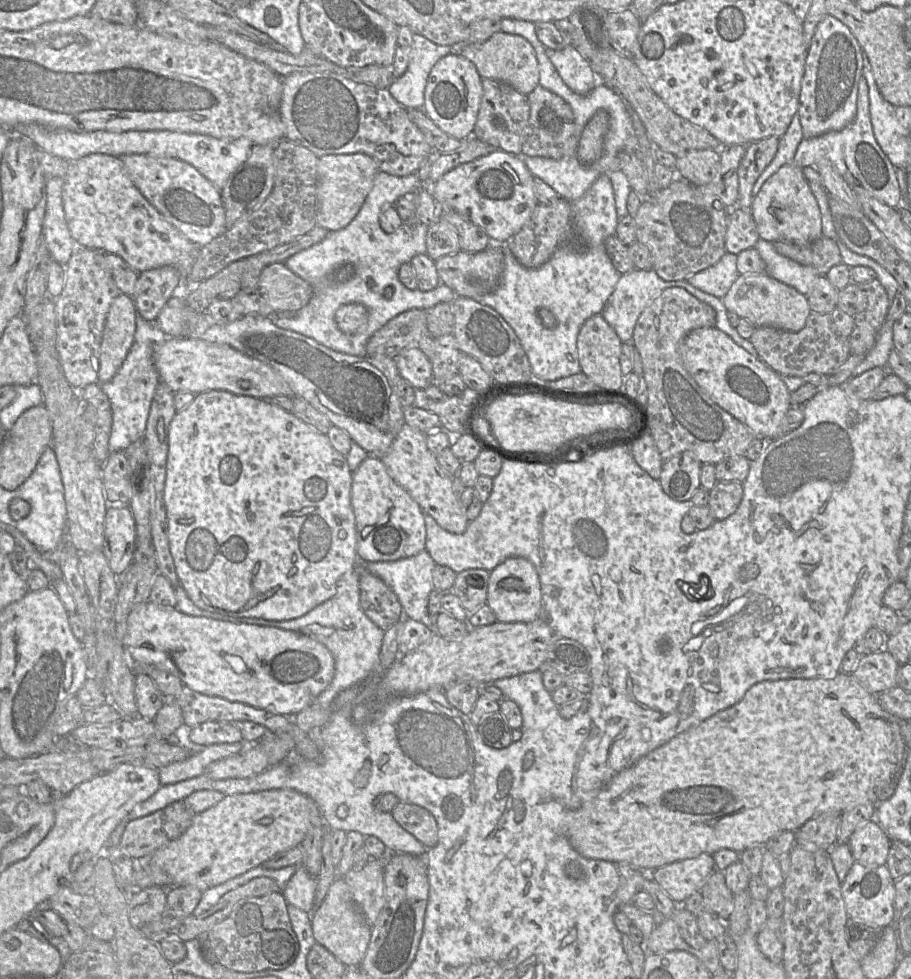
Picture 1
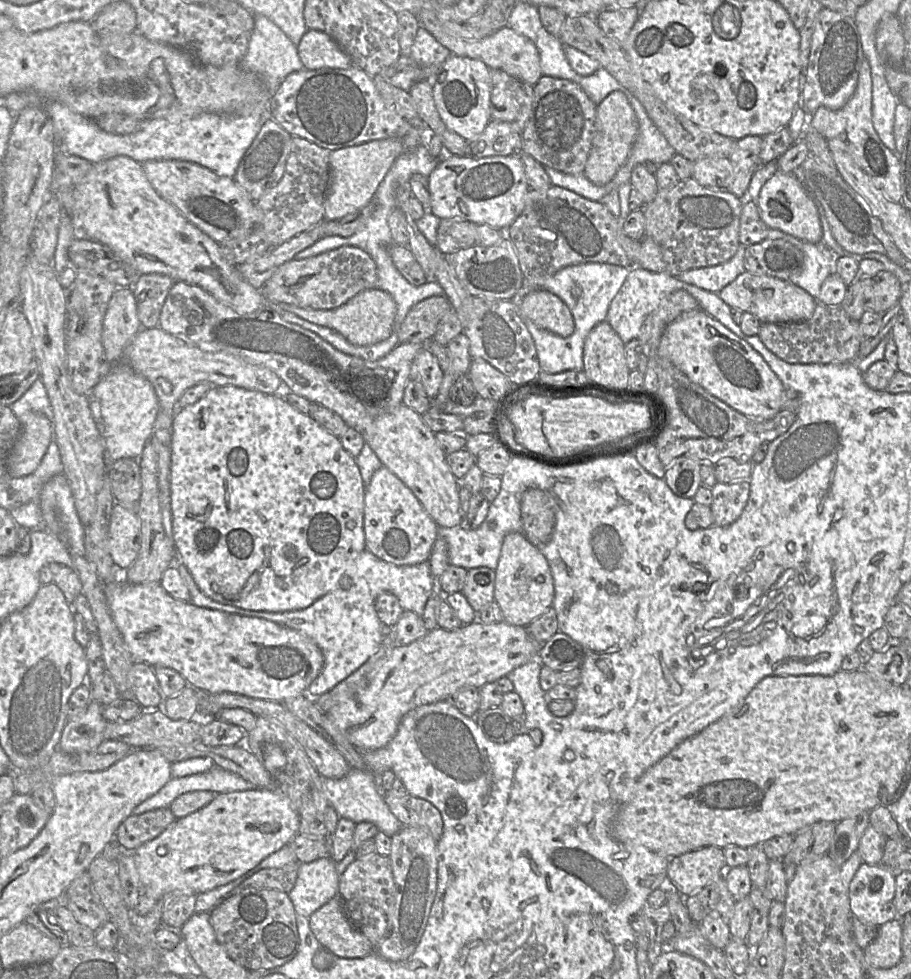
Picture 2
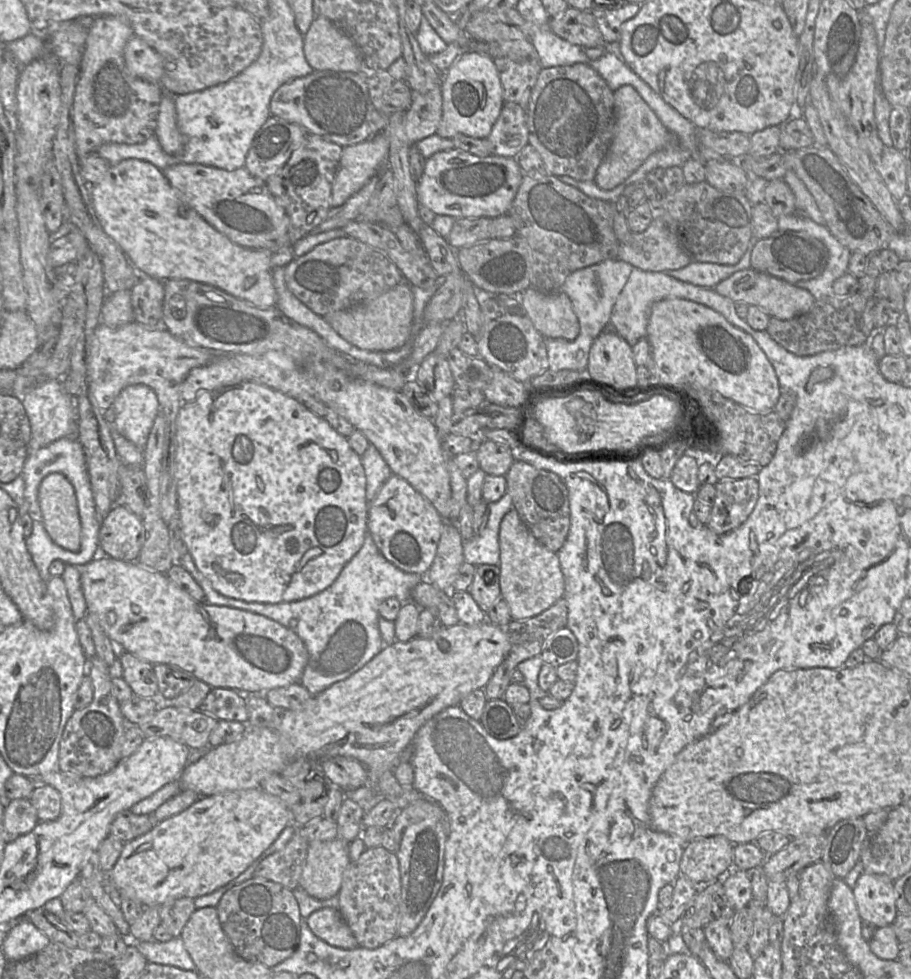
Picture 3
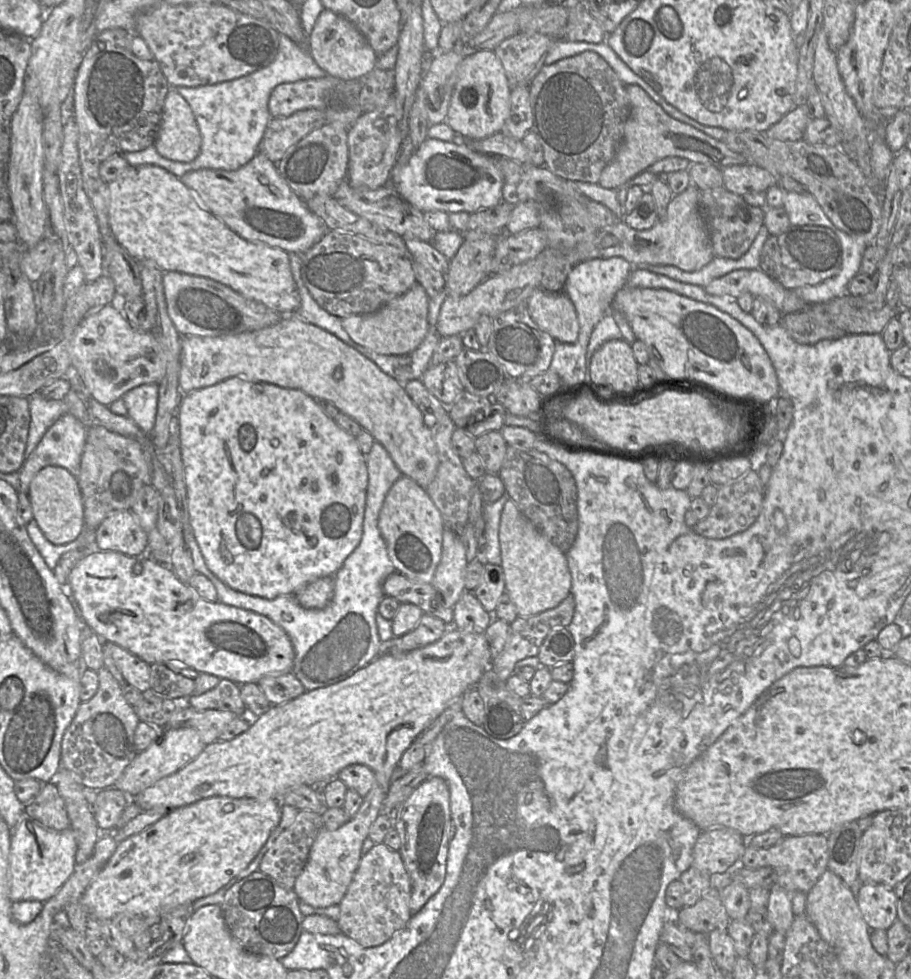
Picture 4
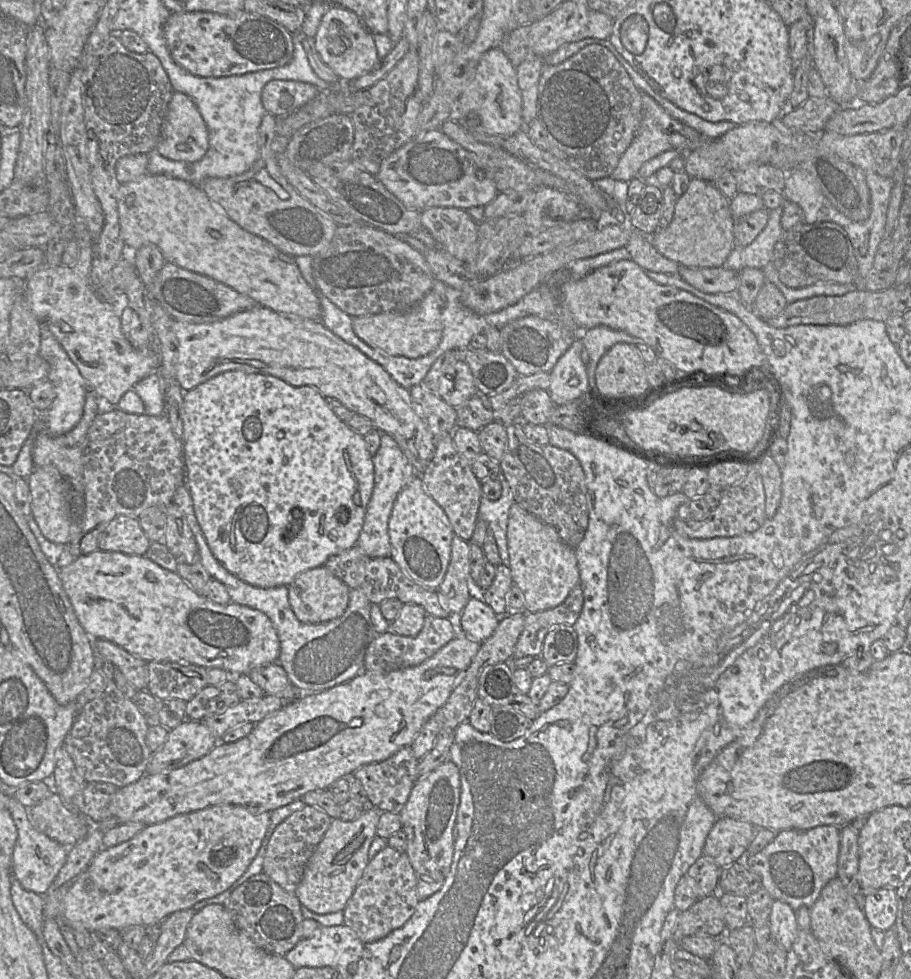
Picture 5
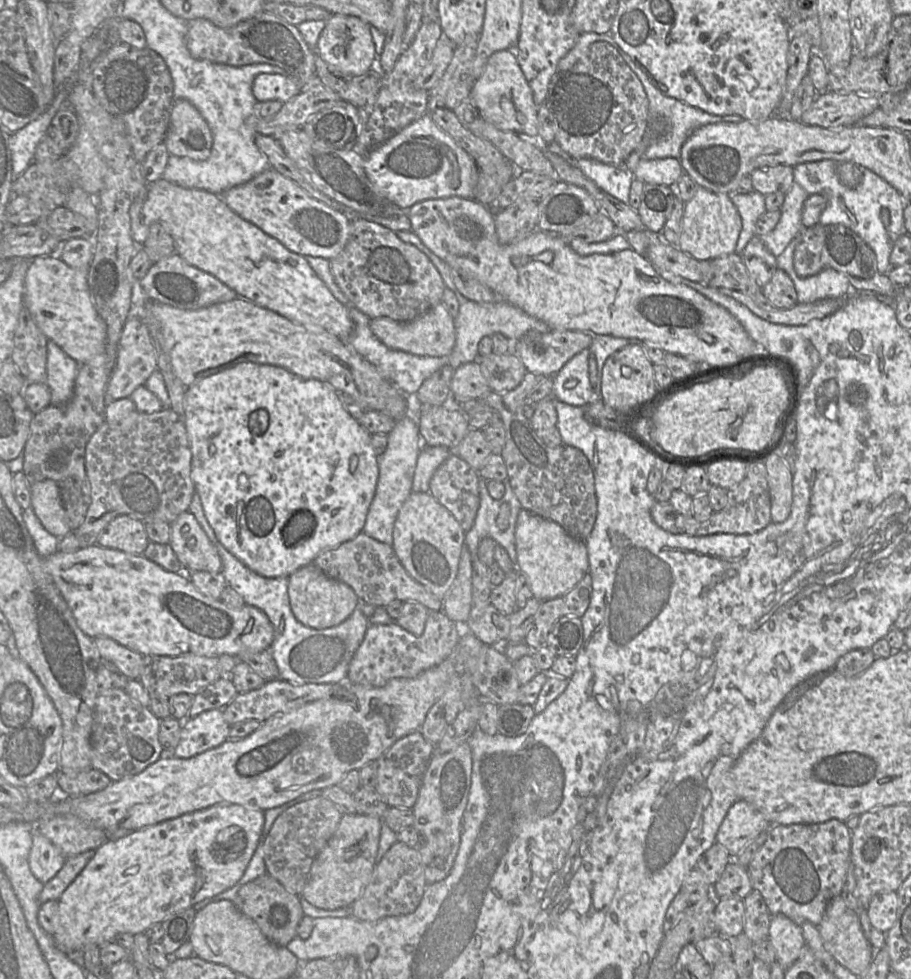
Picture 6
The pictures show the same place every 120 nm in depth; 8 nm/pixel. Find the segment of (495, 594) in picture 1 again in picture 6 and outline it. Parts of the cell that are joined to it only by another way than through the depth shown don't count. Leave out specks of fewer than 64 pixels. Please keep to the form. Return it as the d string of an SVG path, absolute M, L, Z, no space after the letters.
M522 508L515 526L518 570L529 583L533 597L547 601L562 596L589 573L589 558L585 541L571 536L558 523Z

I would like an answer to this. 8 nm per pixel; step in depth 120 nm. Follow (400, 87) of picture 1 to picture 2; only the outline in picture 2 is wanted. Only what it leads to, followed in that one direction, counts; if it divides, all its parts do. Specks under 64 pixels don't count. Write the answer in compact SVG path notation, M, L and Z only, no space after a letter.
M420 26L410 53L413 59L411 67L397 72L389 81L393 86L405 91L410 91L419 81L427 80L434 84L434 78L441 66L451 55L454 54Z

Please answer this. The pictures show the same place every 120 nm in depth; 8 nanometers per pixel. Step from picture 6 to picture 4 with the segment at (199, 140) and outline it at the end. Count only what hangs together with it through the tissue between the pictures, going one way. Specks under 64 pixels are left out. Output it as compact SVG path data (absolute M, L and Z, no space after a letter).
M175 88L165 97L154 144L159 155L178 162L191 162L200 153L202 138L195 116Z

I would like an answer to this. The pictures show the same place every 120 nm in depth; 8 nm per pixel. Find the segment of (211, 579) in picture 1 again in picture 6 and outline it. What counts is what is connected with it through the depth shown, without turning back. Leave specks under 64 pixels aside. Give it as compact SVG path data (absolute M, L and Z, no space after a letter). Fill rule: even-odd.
M241 362L187 386L184 409L184 425L192 453L191 479L201 498L205 516L221 544L247 568L267 578L289 577L299 568L312 564L321 552L351 540L363 531L378 482L378 456L372 446L372 435L344 409L339 392L332 385L318 379L301 378L279 366ZM297 509L308 509L314 513L317 530L314 537L302 545L288 548L287 521L290 520L290 513Z

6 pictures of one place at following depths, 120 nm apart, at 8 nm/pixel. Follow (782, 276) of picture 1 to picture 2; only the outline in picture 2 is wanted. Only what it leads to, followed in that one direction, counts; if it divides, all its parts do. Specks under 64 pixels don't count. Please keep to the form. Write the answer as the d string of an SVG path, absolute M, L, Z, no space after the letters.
M769 229L767 238L788 241L803 252L805 260L802 270L788 281L817 299L822 283L834 273L838 256L822 241L818 244L808 243L776 229Z

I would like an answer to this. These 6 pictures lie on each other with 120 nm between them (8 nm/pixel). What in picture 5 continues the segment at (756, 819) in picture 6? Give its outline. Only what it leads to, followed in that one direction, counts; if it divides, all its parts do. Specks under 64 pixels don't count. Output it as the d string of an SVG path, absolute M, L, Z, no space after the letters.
M717 818L707 835L704 855L711 857L721 868L743 861L758 829L746 821Z

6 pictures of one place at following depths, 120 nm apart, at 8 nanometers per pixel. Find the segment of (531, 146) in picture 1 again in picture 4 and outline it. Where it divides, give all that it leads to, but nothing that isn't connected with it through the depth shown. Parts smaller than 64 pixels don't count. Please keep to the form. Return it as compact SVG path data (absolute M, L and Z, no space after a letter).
M594 51L542 66L530 84L534 115L532 130L538 135L545 167L560 178L596 184L620 146L630 115L626 86Z

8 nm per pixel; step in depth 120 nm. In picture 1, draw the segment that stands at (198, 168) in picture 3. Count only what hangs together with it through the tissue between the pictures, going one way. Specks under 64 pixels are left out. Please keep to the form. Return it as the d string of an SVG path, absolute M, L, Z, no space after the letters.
M141 154L119 157L141 194L190 241L203 247L227 229L221 191L194 166L172 157Z

